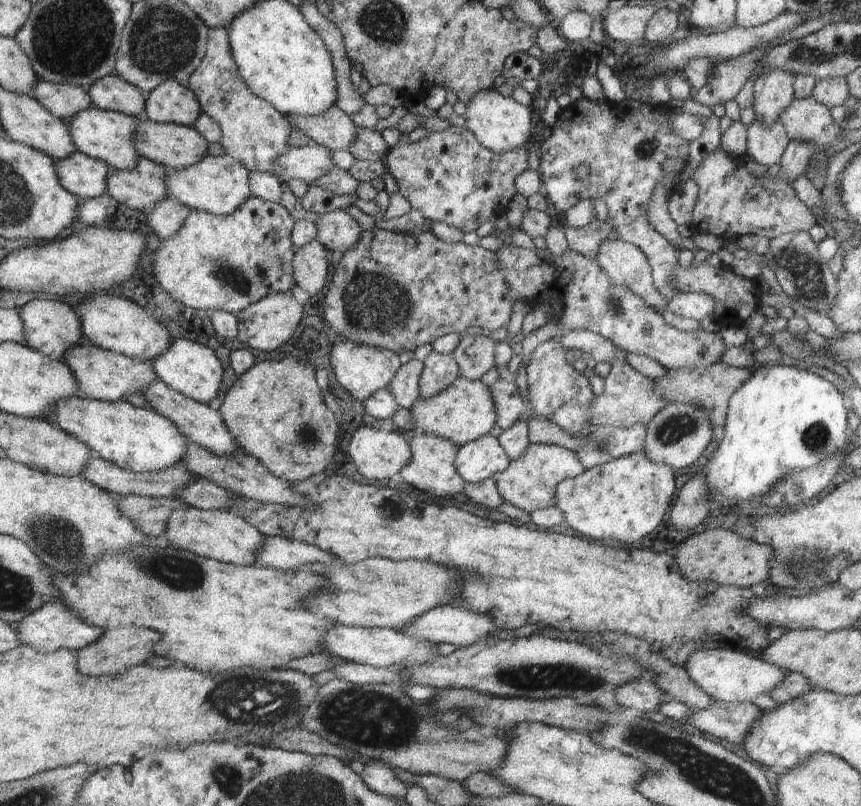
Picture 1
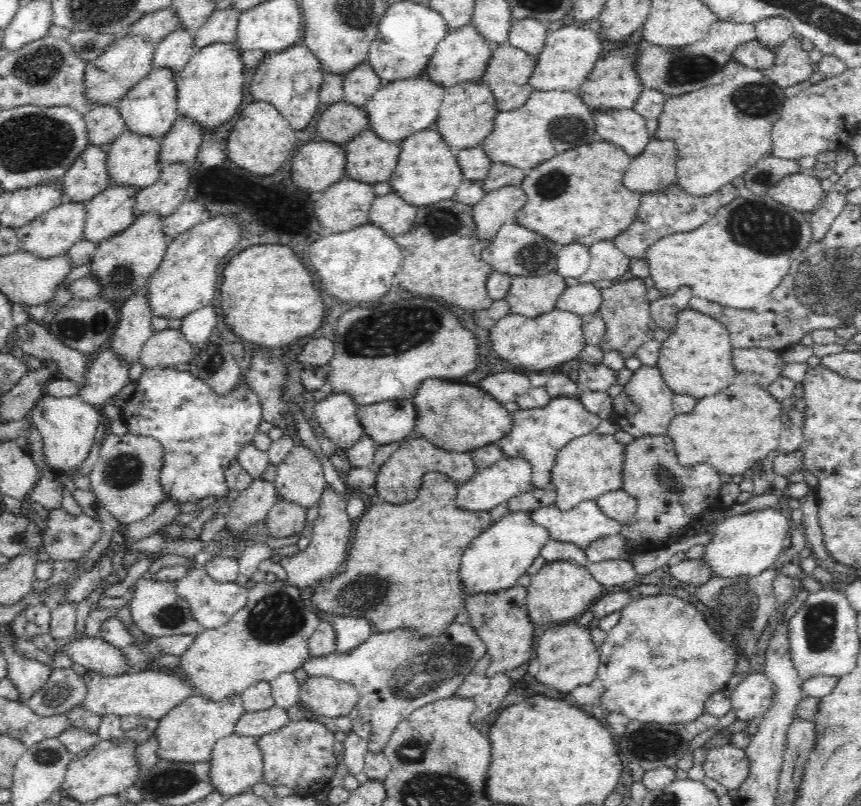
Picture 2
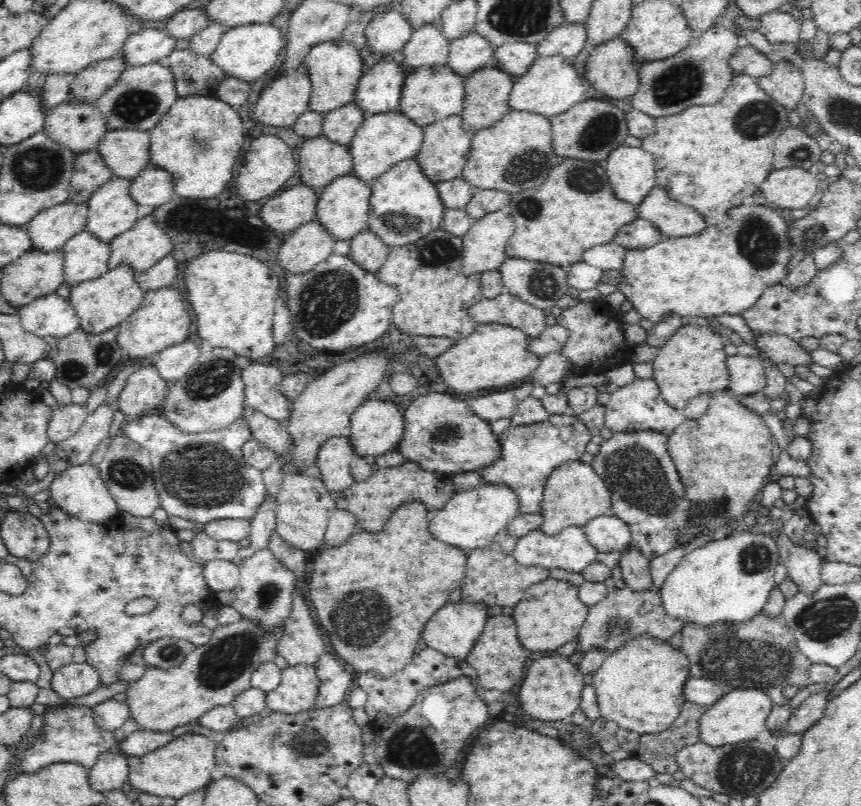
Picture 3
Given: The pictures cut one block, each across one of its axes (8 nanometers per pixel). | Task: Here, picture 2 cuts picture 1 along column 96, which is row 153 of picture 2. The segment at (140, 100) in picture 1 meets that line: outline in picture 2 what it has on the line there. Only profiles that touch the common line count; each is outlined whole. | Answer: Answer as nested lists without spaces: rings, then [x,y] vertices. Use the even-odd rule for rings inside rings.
[[[89,143],[62,178],[64,200],[87,204],[110,182],[107,150]]]

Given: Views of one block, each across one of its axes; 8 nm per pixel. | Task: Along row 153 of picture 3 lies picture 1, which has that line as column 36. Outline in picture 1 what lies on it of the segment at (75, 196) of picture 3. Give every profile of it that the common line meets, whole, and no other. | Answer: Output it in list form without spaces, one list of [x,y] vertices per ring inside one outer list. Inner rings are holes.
[[[42,79],[34,84],[34,90],[30,90],[29,95],[36,98],[56,118],[65,120],[92,106],[85,88]]]

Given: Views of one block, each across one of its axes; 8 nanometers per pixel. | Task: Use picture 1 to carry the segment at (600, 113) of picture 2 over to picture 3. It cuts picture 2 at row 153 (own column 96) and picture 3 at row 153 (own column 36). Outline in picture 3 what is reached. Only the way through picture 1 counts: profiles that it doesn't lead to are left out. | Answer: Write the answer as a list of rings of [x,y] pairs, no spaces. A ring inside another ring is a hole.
[[[620,145],[608,155],[605,169],[615,196],[636,208],[657,185],[654,156],[642,147]]]

